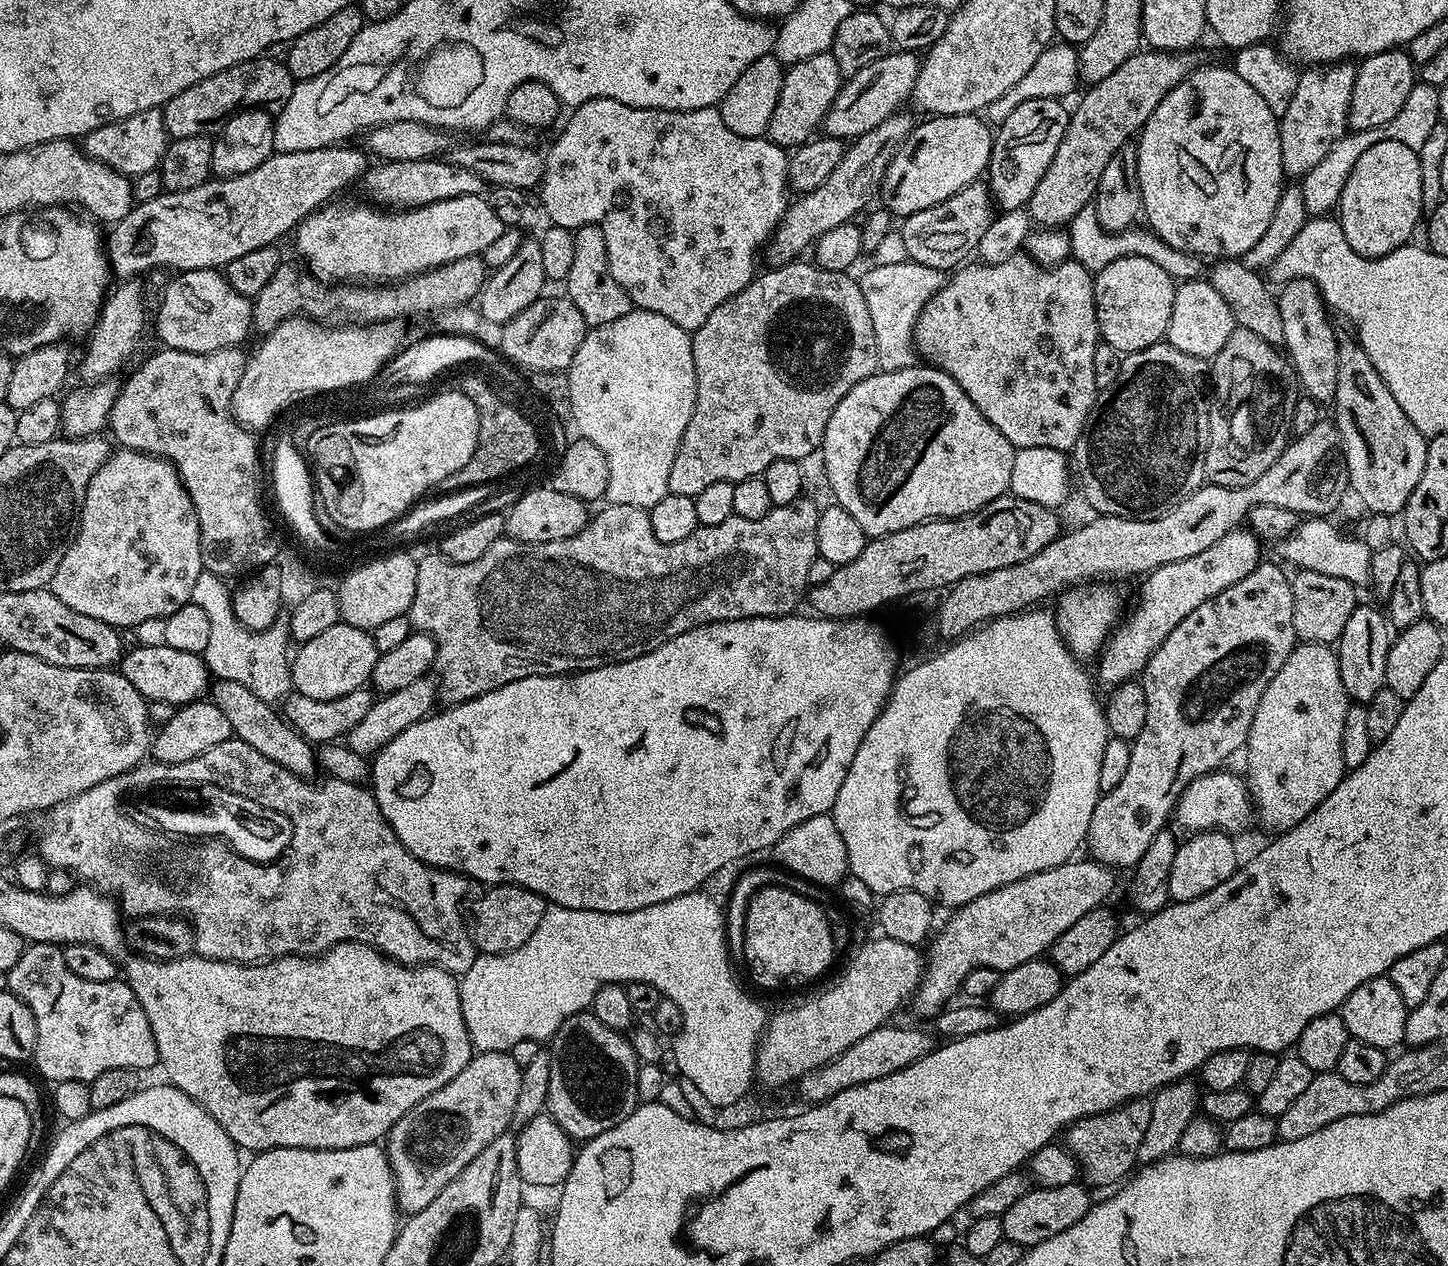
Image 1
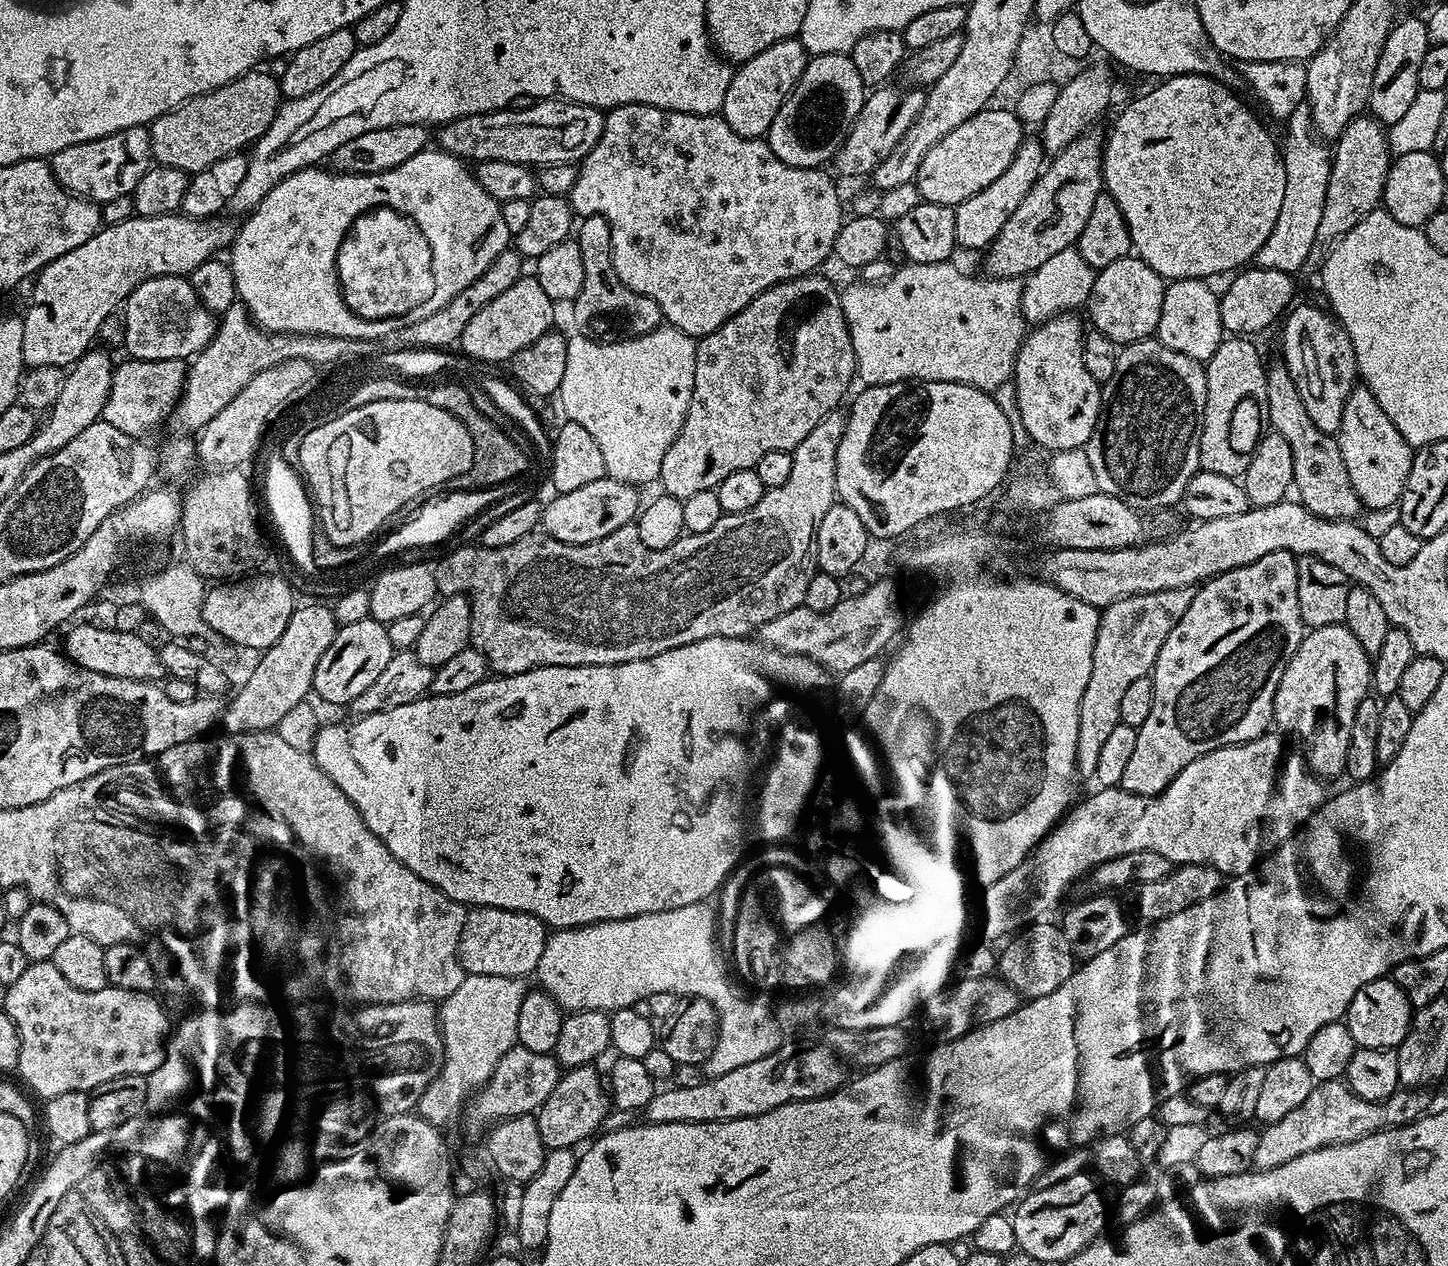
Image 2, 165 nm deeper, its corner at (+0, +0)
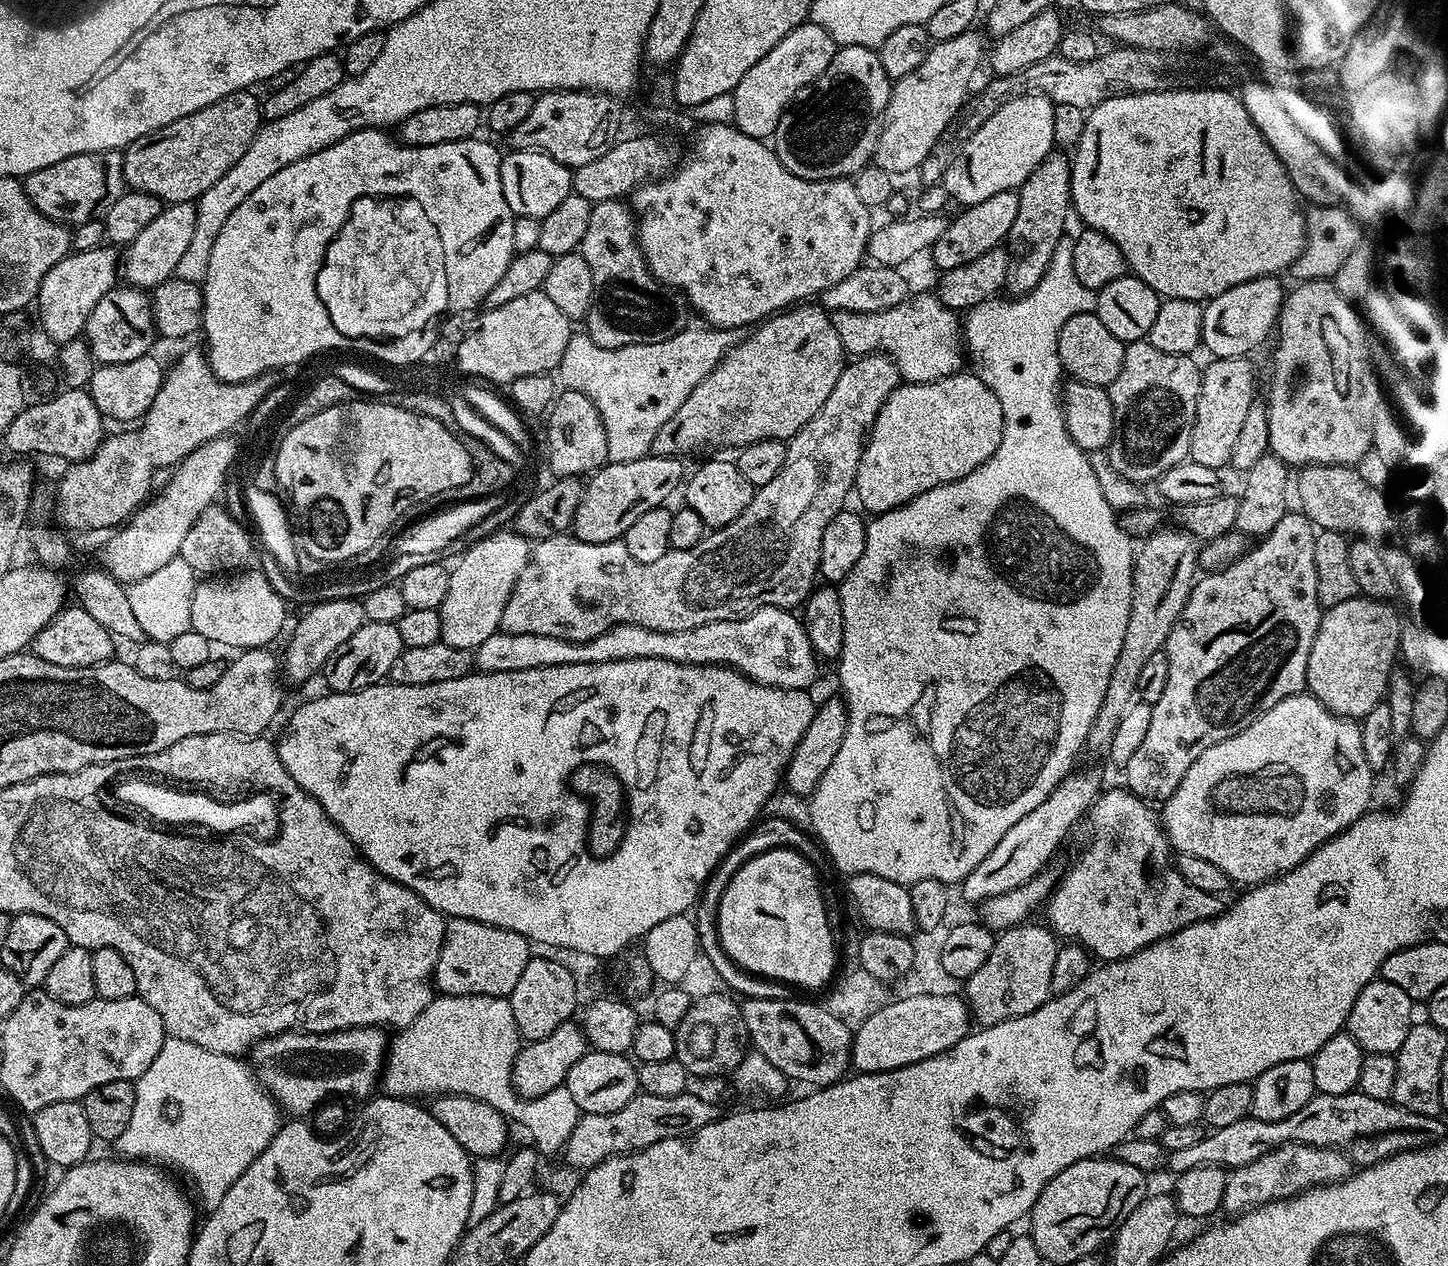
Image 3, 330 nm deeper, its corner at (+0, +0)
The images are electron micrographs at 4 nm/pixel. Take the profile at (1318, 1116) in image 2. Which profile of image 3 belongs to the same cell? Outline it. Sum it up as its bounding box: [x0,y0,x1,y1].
[1223,1144,1353,1214]

